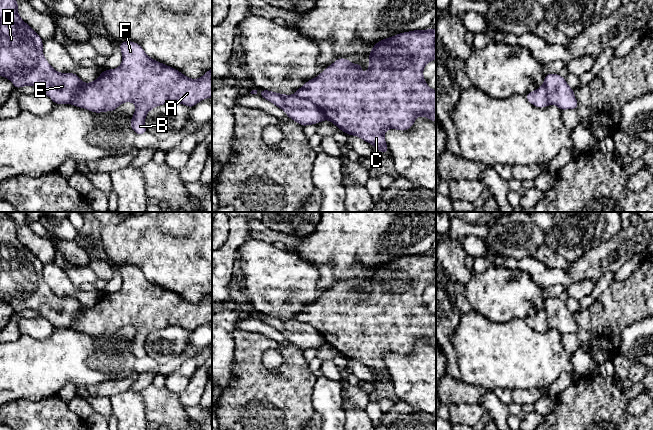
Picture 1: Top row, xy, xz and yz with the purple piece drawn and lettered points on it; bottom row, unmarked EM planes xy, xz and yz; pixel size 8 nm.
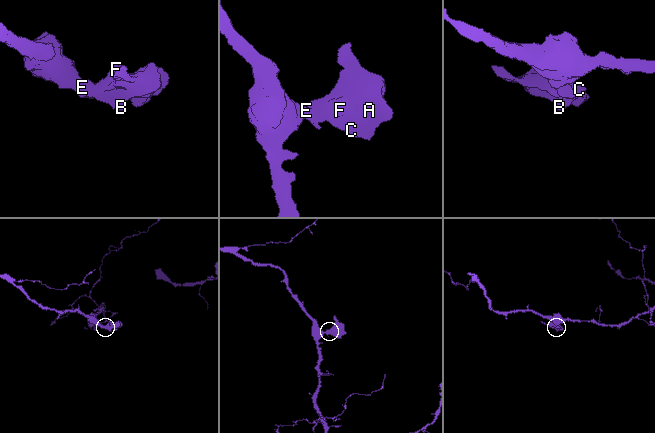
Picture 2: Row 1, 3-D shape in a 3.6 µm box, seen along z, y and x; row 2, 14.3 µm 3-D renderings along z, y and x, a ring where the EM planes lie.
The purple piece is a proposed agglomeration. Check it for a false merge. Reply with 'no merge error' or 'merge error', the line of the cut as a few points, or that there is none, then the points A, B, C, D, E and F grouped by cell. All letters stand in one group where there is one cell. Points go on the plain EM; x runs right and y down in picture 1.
merge error | xz (294, 318), (312, 325), (322, 335), (325, 342) | A B C F / D E

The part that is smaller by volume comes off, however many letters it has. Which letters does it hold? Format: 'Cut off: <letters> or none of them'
Cut off: A, B, C, F

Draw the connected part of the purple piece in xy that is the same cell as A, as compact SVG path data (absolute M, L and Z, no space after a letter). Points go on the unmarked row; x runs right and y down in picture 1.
M133 265L121 266L122 288L116 293L103 294L99 301L90 307L83 307L72 324L72 329L94 337L113 336L124 326L136 329L130 345L131 352L137 359L147 357L145 342L153 332L170 326L177 326L189 332L198 326L212 322L212 292L199 303L191 303L177 293L150 282L141 269Z

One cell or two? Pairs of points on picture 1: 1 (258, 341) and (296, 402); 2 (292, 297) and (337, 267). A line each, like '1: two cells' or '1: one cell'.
1: one cell
2: two cells

